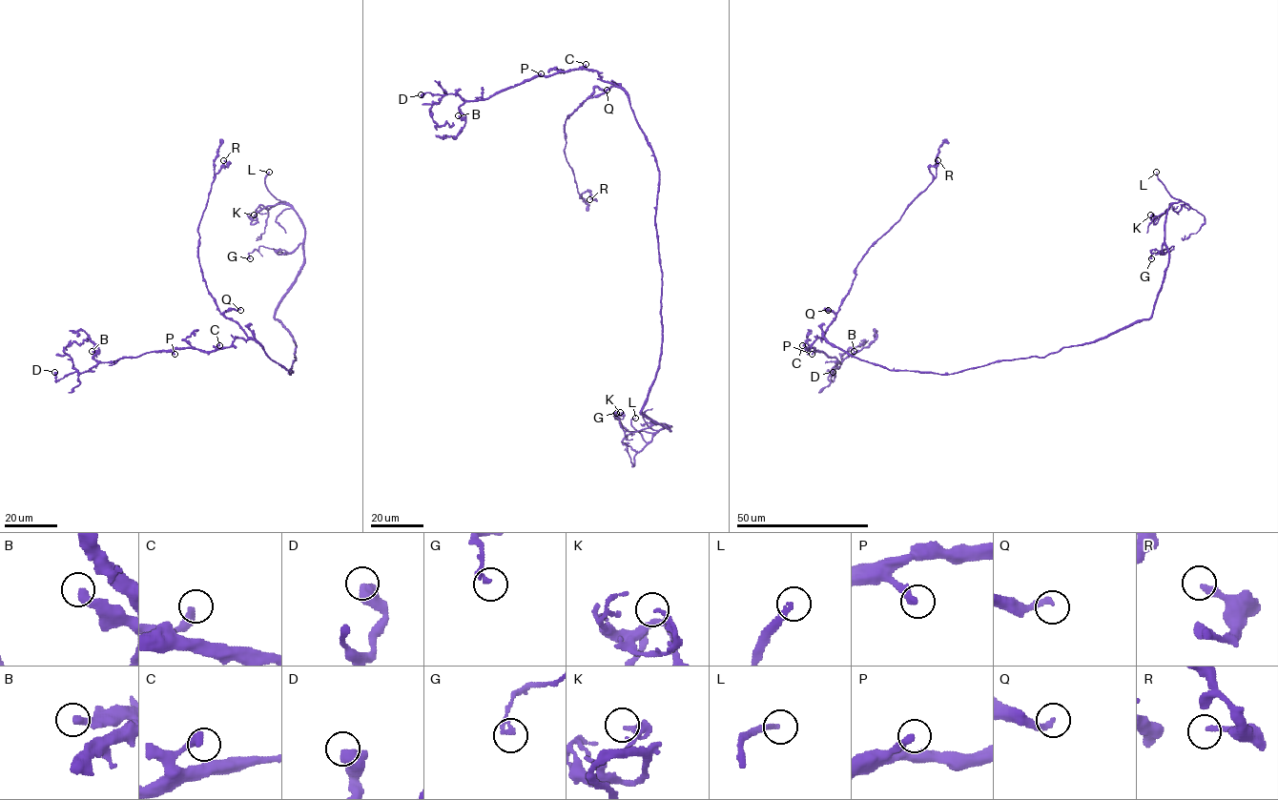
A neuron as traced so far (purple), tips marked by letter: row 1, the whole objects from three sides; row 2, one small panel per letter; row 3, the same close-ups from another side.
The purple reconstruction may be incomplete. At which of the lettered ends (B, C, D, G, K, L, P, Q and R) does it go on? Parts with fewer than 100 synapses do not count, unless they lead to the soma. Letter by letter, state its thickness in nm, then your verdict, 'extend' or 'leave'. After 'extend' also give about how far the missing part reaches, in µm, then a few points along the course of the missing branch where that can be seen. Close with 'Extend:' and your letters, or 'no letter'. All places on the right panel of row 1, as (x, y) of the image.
B: 360 nm thick; leave
C: 400 nm thick; leave
D: 600 nm thick; leave
G: 220 nm thick; leave
K: 160 nm thick; leave
L: 240 nm thick; extend; about 30 µm are missing; missing branch runs (1156, 172), (1150, 139), (1137, 121)
P: 320 nm thick; leave
Q: 260 nm thick; leave
R: 280 nm thick; leave
Extend: L

